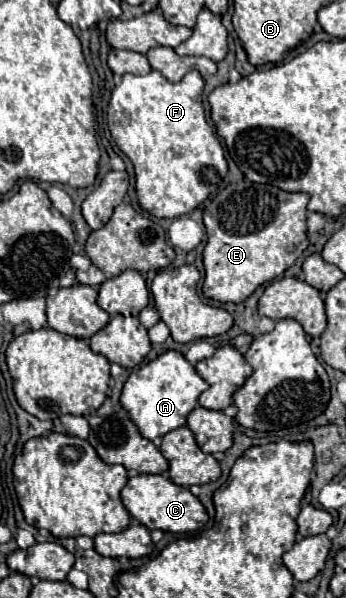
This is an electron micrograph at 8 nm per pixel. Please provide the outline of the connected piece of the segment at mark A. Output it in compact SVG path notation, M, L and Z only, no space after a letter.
M165 351L157 359L149 361L141 369L133 371L121 391L121 405L127 409L131 421L137 425L139 433L145 439L155 439L163 437L171 429L183 427L187 415L195 409L199 395L207 389L209 385L197 375L195 367L185 361L185 357L177 351Z

